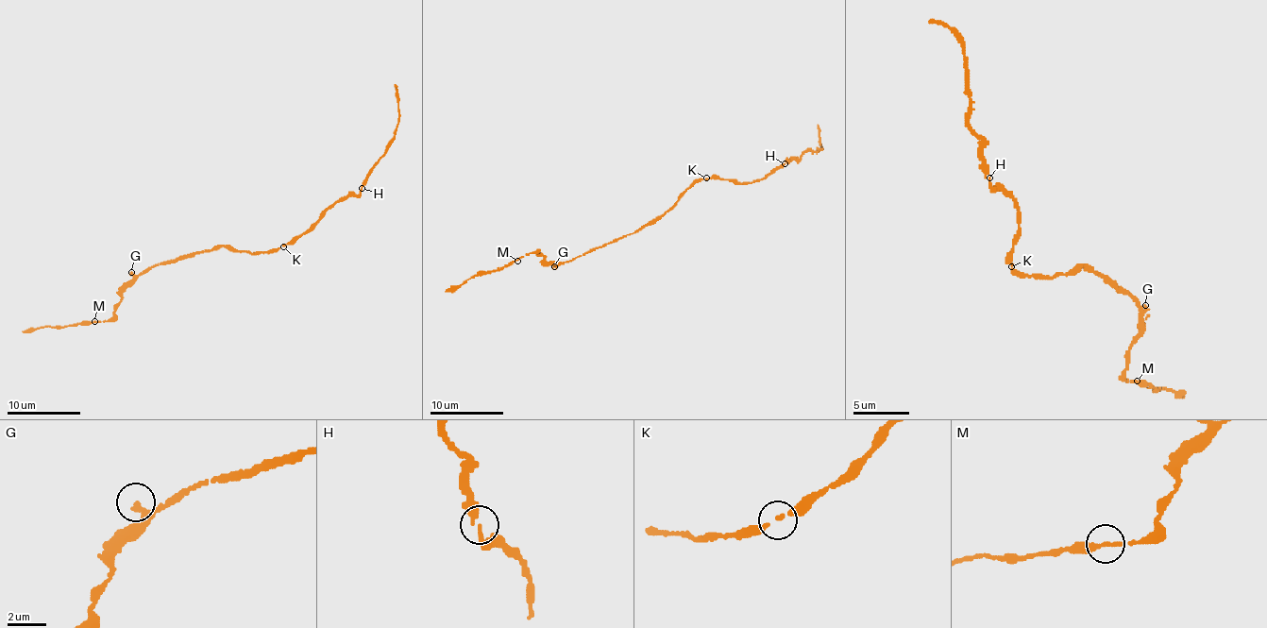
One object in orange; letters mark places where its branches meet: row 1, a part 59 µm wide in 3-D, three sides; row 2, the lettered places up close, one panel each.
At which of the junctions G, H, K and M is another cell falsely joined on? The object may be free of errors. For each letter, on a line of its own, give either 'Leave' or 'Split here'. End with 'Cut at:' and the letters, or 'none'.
G: Leave
H: Leave
K: Leave
M: Leave
Cut at: none

